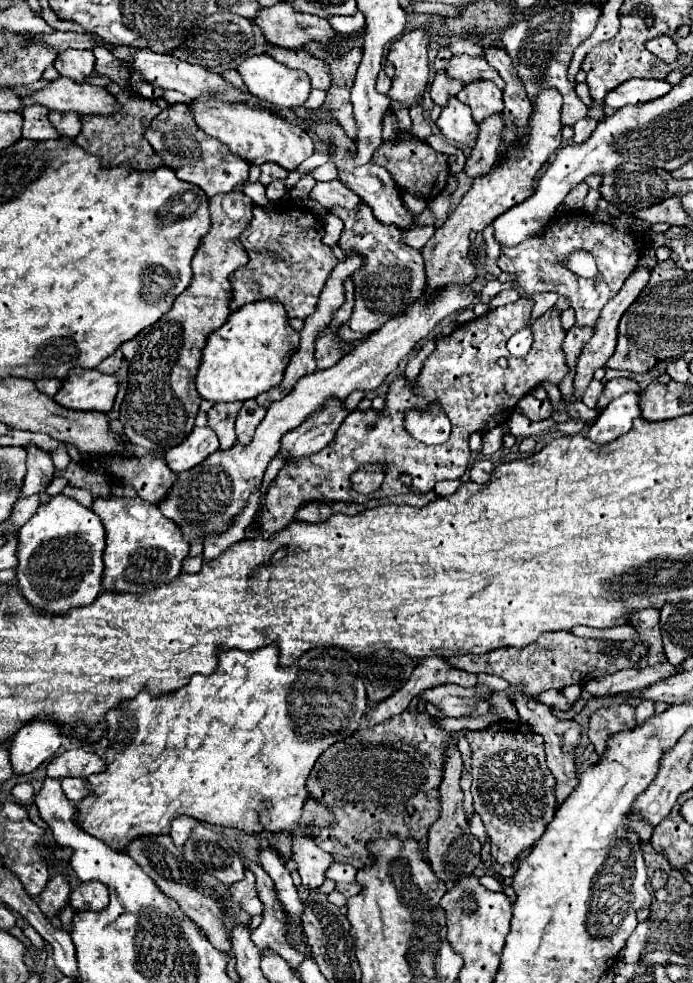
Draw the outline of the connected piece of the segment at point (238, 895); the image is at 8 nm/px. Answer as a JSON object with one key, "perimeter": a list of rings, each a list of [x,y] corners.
{"perimeter":[[[246,870],[246,878],[242,882],[236,882],[236,884],[230,886],[230,892],[232,892],[234,902],[238,902],[248,914],[252,914],[252,916],[262,914],[264,906],[258,898],[256,884],[254,884],[254,874],[250,870]]]}

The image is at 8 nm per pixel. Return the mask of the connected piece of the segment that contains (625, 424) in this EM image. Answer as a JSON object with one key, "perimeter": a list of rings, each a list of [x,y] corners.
{"perimeter":[[[624,394],[614,398],[590,426],[588,438],[596,444],[608,444],[626,434],[632,428],[632,420],[640,414],[640,394]]]}

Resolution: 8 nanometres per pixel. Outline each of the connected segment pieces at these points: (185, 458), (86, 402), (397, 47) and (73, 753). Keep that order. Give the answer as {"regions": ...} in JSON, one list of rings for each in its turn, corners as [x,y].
{"regions":[[[[194,428],[192,434],[176,448],[168,450],[164,460],[174,472],[186,472],[196,464],[204,462],[212,452],[218,450],[218,438],[212,428]]],[[[74,368],[72,374],[64,380],[64,386],[54,396],[54,400],[70,410],[110,412],[116,392],[116,376],[102,374],[98,370]]],[[[412,30],[396,40],[388,52],[388,60],[394,64],[396,74],[388,98],[402,108],[412,108],[422,100],[428,86],[428,40],[432,34],[424,30]]],[[[80,746],[58,754],[58,758],[54,758],[46,766],[46,772],[50,778],[64,778],[64,776],[88,778],[90,774],[104,772],[104,768],[106,768],[106,762],[96,752]]]]}

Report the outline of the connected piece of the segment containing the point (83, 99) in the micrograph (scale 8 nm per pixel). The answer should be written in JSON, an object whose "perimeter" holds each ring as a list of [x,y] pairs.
{"perimeter":[[[58,78],[46,88],[36,90],[22,98],[22,106],[40,104],[50,112],[76,112],[84,114],[112,114],[120,108],[116,98],[106,92],[106,88],[92,86],[88,82],[72,82],[68,78]]]}

